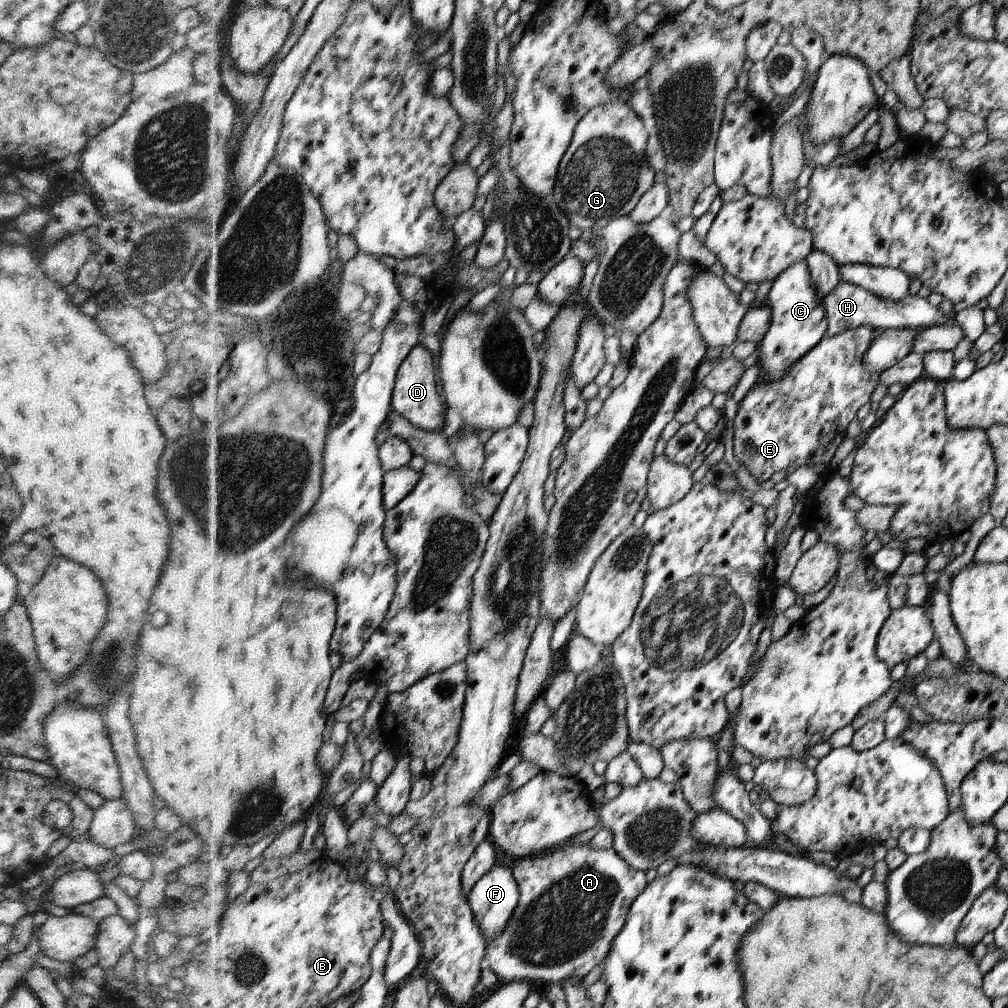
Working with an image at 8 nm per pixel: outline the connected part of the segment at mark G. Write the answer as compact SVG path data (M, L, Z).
M616 101L591 108L576 126L571 144L559 164L554 193L561 200L561 207L569 212L567 216L571 217L572 224L585 233L599 231L613 220L629 216L629 212L636 208L642 196L653 187L654 169L648 166L644 158L646 142L649 142L648 134L636 113L630 104Z

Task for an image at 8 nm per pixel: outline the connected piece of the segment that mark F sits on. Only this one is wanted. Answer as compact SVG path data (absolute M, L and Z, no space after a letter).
M497 865L471 888L467 899L489 943L503 934L518 906L519 898L519 888L513 872Z

